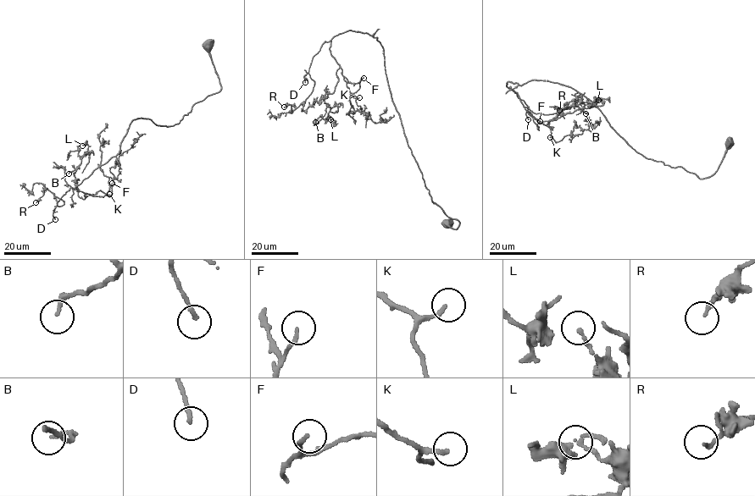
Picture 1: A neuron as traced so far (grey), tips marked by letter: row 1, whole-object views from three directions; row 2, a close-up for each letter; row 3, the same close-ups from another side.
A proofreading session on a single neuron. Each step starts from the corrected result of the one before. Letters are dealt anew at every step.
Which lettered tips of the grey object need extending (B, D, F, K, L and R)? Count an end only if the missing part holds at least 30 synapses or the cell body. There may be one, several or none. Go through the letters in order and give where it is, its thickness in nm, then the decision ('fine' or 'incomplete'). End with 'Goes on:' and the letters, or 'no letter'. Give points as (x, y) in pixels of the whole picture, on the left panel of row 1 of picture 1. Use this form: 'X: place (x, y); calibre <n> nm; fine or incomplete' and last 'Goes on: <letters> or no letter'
B: place (69, 173); calibre 140 nm; incomplete
D: place (55, 219); calibre 160 nm; incomplete
F: place (112, 183); calibre 170 nm; fine
K: place (109, 194); calibre 160 nm; incomplete
L: place (82, 146); calibre 140 nm; fine
R: place (36, 202); calibre 150 nm; fine
Goes on: B, D, K

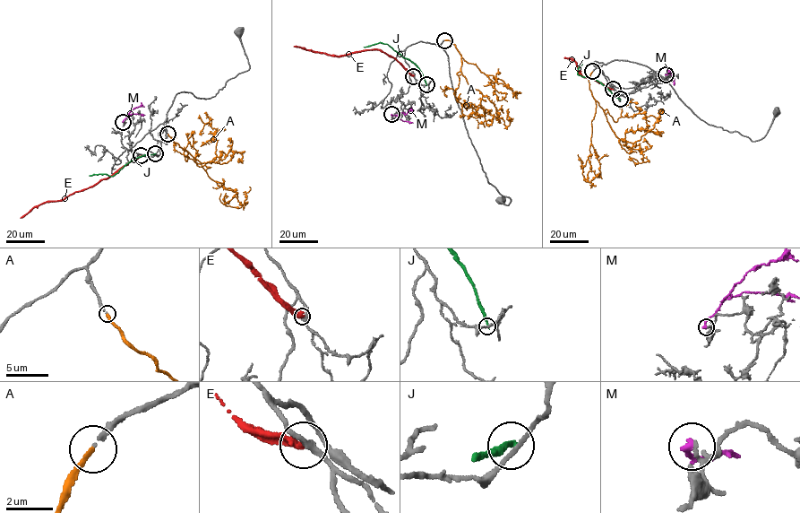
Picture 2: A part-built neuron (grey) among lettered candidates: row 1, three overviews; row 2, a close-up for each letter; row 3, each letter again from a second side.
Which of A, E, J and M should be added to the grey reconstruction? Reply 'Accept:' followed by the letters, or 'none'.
Accept: A

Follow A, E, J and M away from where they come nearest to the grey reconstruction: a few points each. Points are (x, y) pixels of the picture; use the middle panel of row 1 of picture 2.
A: (444, 40), (455, 45), (461, 56), (460, 71), (482, 95), (486, 116), (479, 116), (470, 107), (472, 111)
E: (413, 76), (394, 58), (380, 50), (368, 49), (339, 56), (294, 46)
J: (426, 84), (414, 64), (387, 44), (378, 43), (364, 47)
M: (391, 115), (414, 110)

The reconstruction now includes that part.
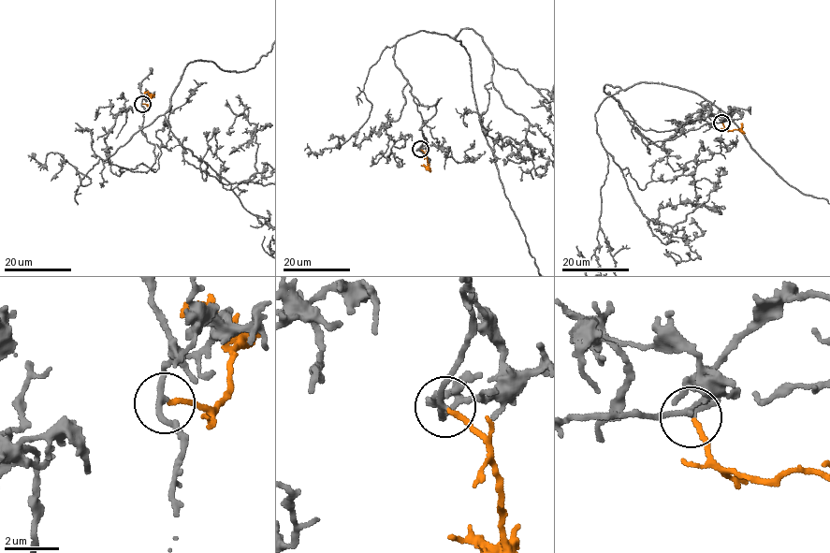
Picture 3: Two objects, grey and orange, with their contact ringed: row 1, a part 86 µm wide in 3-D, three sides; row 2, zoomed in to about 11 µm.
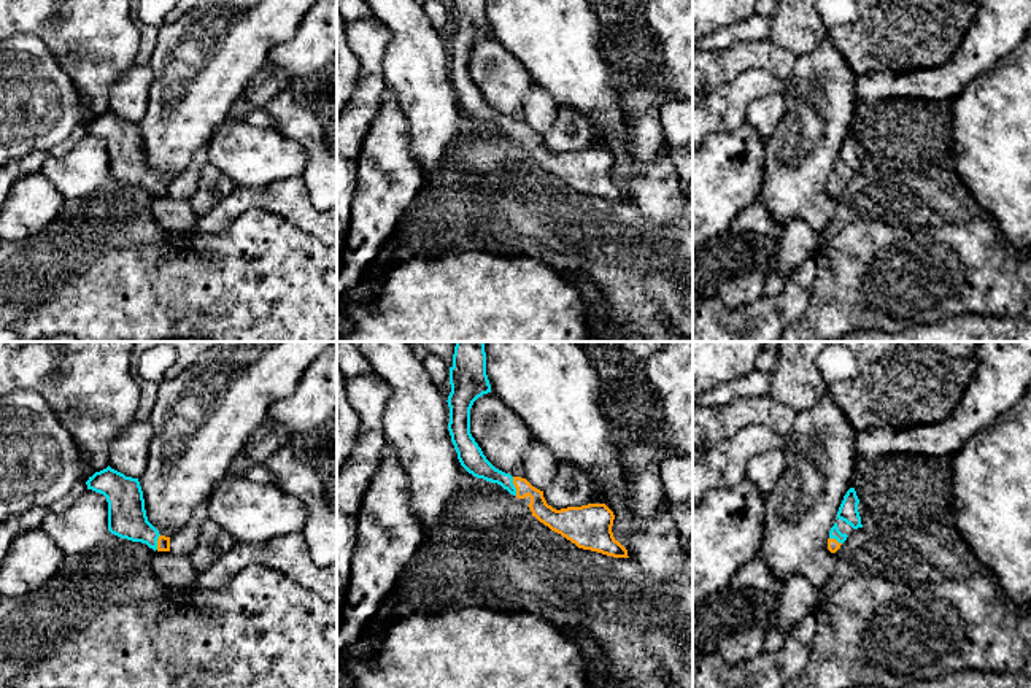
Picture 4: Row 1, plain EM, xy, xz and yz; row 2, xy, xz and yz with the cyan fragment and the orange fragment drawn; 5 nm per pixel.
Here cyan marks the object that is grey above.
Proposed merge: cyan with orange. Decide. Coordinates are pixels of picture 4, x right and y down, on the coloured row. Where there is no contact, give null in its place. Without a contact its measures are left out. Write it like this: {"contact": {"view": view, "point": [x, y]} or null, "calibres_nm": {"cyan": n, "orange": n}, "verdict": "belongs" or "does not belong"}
{"contact": {"view": "xz", "point": [513, 487]}, "calibres_nm": {"cyan": 120, "orange": 100}, "verdict": "belongs"}

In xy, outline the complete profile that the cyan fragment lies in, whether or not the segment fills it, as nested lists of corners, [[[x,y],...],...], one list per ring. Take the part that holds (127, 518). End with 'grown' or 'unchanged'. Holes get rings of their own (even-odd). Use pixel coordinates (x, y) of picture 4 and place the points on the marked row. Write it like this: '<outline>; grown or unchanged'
[[[110,466],[86,481],[108,502],[108,531],[121,539],[146,543],[154,551],[170,551],[170,537],[160,535],[148,521],[138,478],[125,477]]]; grown

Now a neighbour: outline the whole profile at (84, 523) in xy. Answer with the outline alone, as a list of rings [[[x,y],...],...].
[[[87,489],[64,513],[49,513],[41,529],[65,556],[86,553],[110,532],[106,497]]]

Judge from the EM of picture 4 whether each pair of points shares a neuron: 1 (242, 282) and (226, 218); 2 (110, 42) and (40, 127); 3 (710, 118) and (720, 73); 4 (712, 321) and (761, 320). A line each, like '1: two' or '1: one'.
1: two
2: two
3: two
4: one

